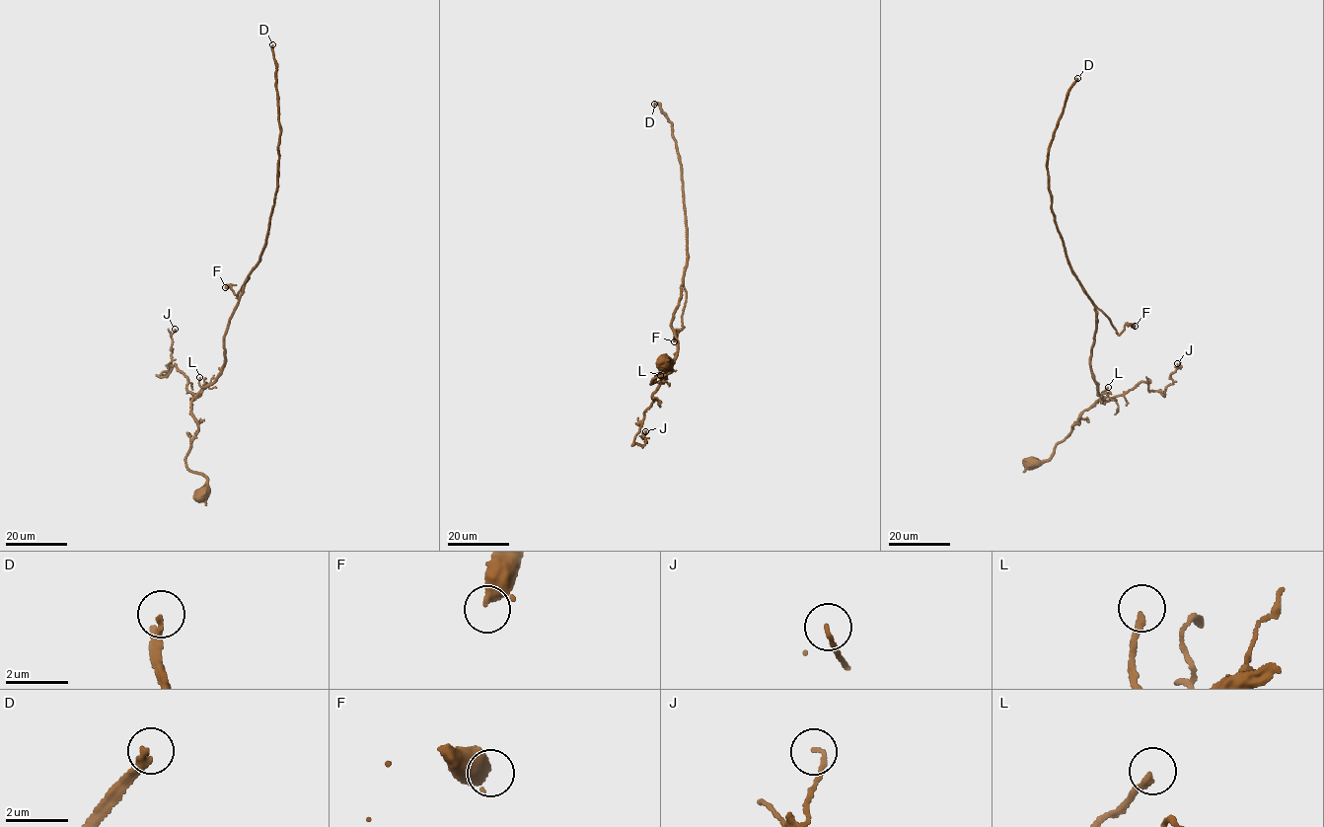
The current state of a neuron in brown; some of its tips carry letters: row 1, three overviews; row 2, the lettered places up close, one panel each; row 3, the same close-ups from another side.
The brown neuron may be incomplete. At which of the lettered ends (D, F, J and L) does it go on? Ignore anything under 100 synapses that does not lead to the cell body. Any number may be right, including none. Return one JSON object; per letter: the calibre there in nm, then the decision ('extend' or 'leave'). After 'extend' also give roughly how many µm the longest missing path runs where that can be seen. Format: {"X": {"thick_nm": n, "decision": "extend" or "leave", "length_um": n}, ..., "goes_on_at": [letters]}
{"D": {"thick_nm": 240, "decision": "extend", "length_um": 250}, "F": {"thick_nm": 480, "decision": "leave"}, "J": {"thick_nm": 110, "decision": "leave"}, "L": {"thick_nm": 220, "decision": "leave"}, "goes_on_at": ["D"]}

